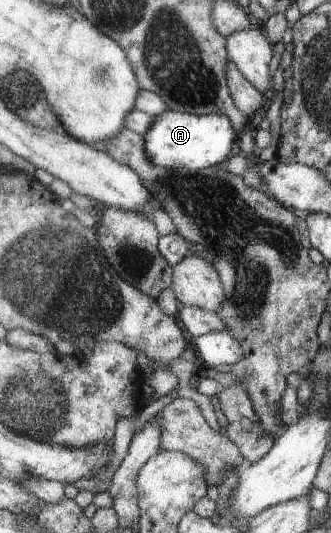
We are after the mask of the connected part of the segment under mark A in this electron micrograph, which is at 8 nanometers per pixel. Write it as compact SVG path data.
M166 109L161 115L154 117L149 131L144 135L147 155L159 167L170 170L202 171L213 166L224 164L230 150L233 150L234 140L237 140L230 119L224 115L195 115Z

